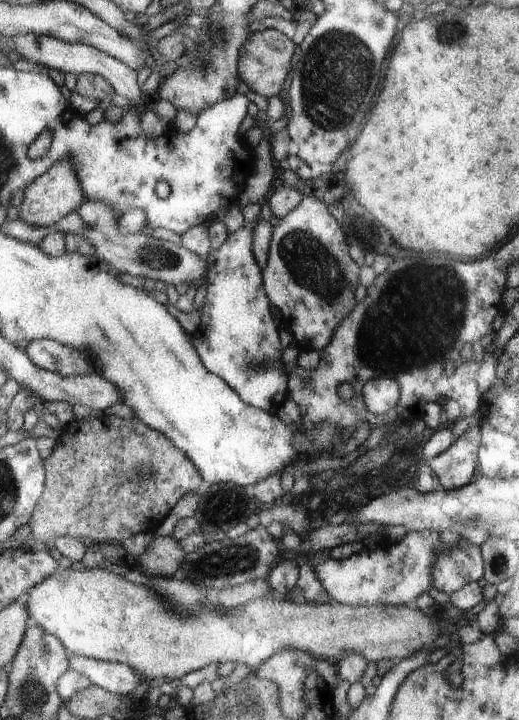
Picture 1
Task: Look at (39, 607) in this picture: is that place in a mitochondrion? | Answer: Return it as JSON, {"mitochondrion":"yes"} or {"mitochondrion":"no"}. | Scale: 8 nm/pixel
{"mitochondrion":"no"}

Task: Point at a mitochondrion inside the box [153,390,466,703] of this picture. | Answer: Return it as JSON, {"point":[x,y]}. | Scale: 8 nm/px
{"point":[230,560]}

